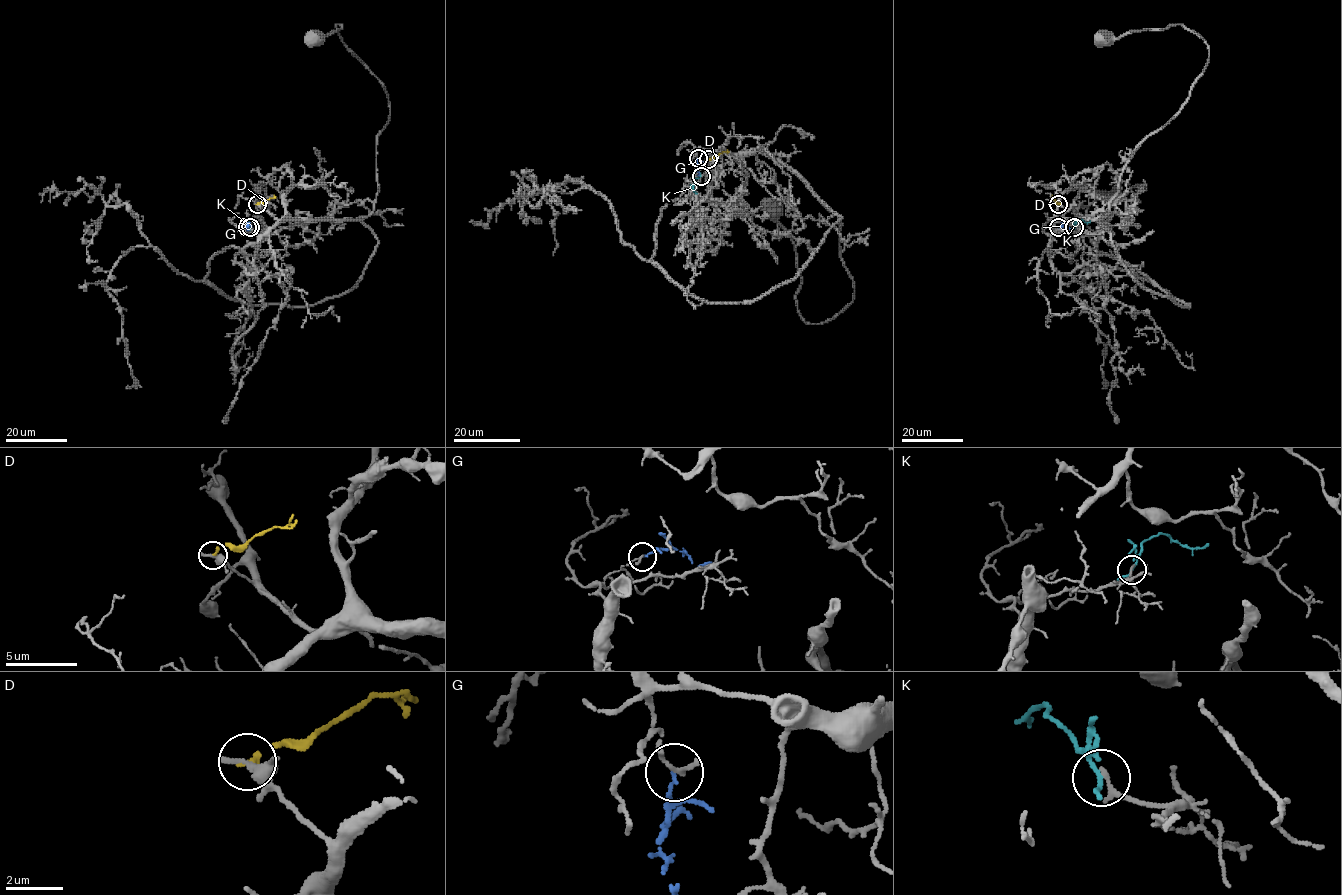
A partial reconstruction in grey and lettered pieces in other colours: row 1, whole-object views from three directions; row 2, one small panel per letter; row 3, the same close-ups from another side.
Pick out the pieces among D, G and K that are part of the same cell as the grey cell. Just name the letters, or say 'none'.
none

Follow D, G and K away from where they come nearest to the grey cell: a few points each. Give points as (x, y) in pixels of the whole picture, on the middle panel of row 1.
D: (708, 158), (727, 151)
G: (698, 158), (697, 174)
K: (701, 176), (695, 179), (692, 187), (696, 194)

